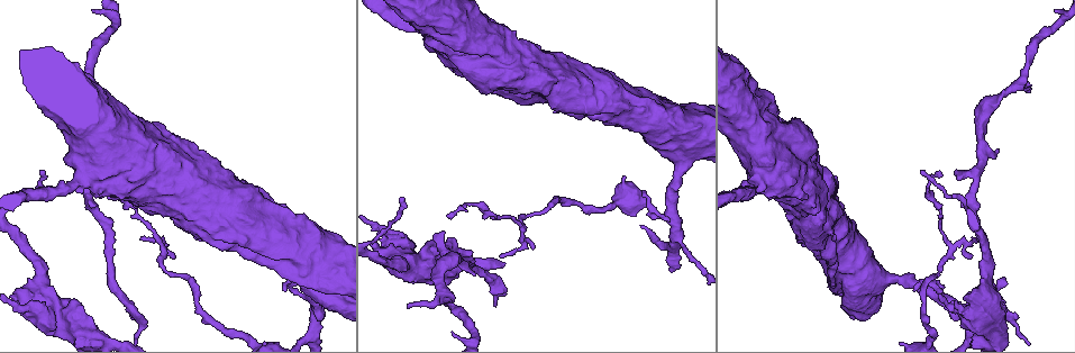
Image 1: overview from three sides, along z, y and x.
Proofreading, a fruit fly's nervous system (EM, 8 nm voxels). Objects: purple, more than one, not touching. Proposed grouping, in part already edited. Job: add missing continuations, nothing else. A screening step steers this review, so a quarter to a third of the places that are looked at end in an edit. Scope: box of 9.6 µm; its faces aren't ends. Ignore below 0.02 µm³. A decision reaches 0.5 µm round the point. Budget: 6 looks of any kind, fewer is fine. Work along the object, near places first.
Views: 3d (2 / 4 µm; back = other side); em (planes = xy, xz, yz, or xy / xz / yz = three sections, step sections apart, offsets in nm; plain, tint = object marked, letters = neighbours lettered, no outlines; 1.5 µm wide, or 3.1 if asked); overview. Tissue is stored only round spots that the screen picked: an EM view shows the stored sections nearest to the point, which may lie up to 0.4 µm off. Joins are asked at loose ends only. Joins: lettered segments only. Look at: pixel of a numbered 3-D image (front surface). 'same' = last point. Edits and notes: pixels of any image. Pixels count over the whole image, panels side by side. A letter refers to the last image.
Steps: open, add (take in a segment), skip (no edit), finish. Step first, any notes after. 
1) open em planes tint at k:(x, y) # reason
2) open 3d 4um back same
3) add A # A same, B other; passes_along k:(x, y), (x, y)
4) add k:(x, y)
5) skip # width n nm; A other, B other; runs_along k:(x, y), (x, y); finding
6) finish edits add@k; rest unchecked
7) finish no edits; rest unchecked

open 3d 2um at 1:(500, 254) # thin end

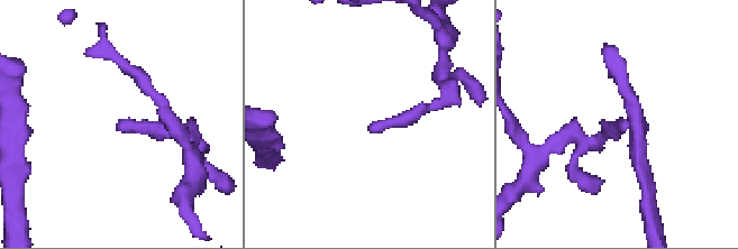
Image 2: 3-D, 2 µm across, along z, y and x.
open em xy step 4 letters at 2:(626, 121)

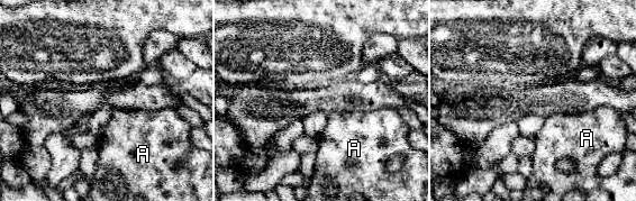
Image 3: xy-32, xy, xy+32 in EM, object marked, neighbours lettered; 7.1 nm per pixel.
open em planes letters same # another direction

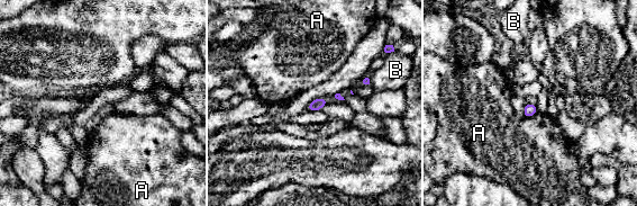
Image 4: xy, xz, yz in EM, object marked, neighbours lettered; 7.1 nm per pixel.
skip # A other, B other; border 4:(537, 113), (525, 117); no lettered segment goes on from it

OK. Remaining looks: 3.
open em planes letters at 1:(43, 173) # thin end

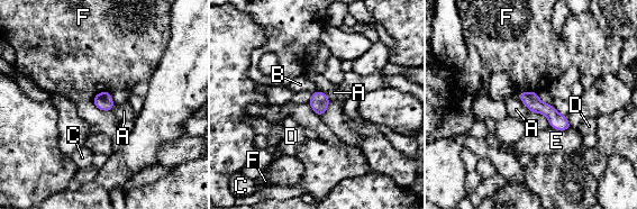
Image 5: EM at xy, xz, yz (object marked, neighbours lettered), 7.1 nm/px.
skip # longest_contact E 160 nm; A other, B other, C other, D other, E other, F other; runs_along 5:(522, 96), (566, 126); no lettered segment goes on from it

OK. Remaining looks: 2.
open 3d 2um at 1:(914, 289) # free end

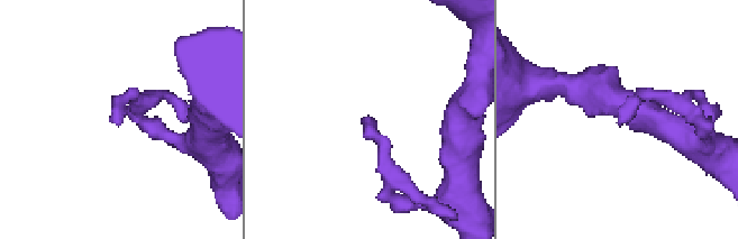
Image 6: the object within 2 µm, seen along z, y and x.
open em yz step 4 letters at 6:(367, 115) # shape alone is not enough

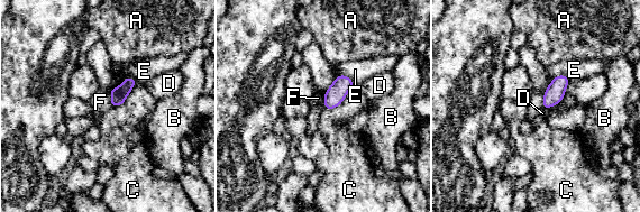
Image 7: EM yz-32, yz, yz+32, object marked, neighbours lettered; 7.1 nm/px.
skip # A other, B other, C other, D other, E other, F other; border 7:(109, 92), (111, 108); no lettered segment goes on from it

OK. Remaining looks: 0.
finish no edits; rest unchecked

